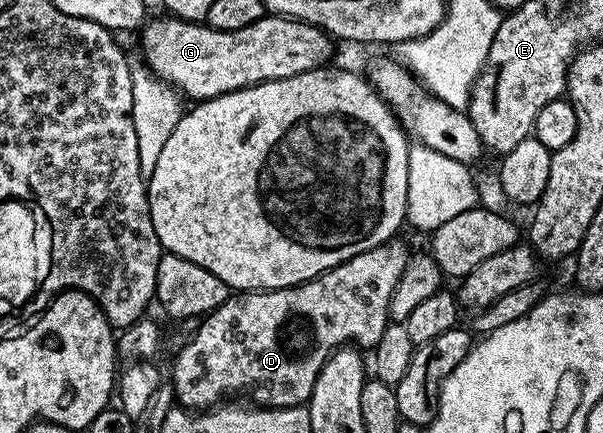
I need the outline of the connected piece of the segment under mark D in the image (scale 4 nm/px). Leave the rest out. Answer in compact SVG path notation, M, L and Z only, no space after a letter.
M399 238L389 239L381 247L358 253L358 257L350 257L350 261L331 267L317 279L300 283L297 287L233 294L221 307L199 320L200 328L177 353L170 376L172 388L176 391L175 402L193 413L223 404L229 397L243 397L257 407L298 407L307 404L322 367L334 352L345 345L371 349L388 328L390 297L402 277L402 269L406 269L410 254L410 248L400 242Z

